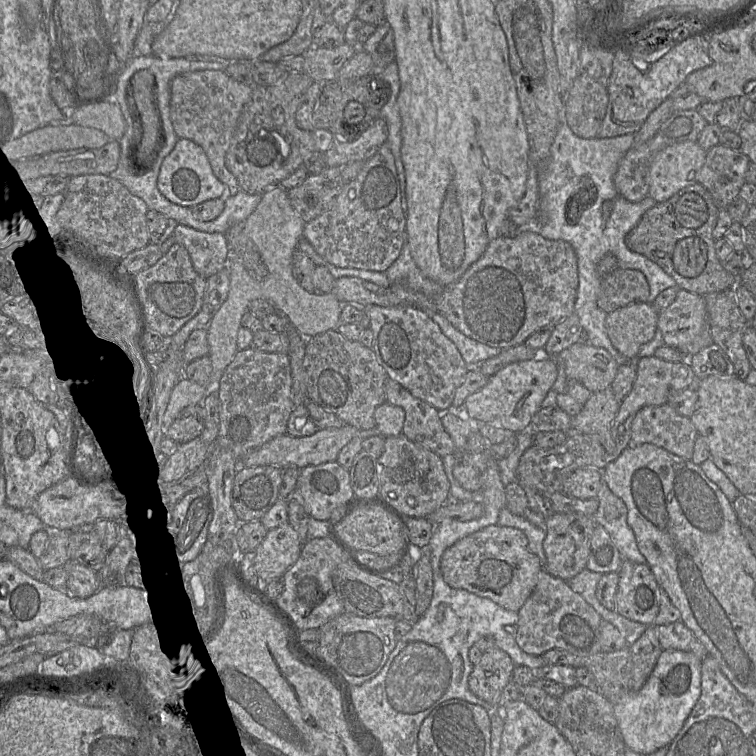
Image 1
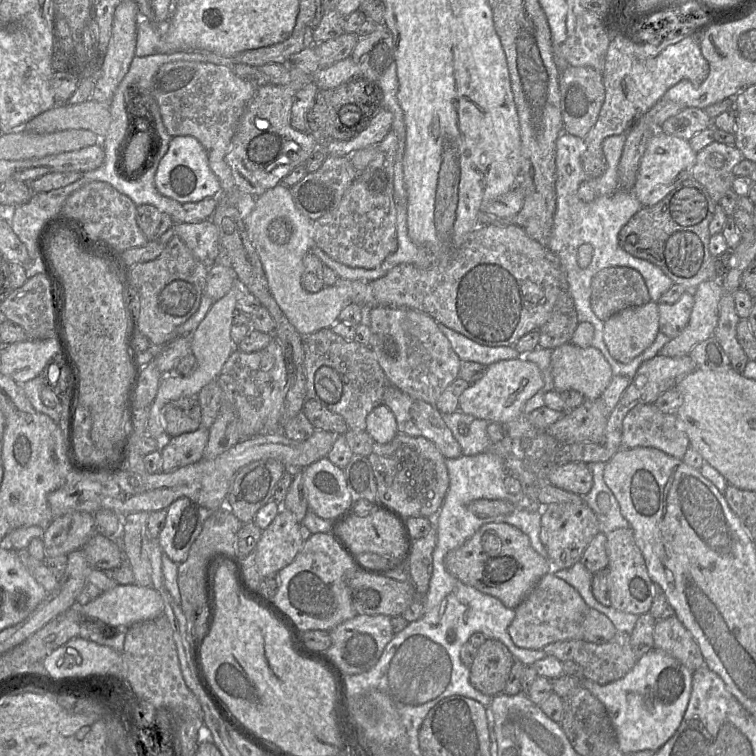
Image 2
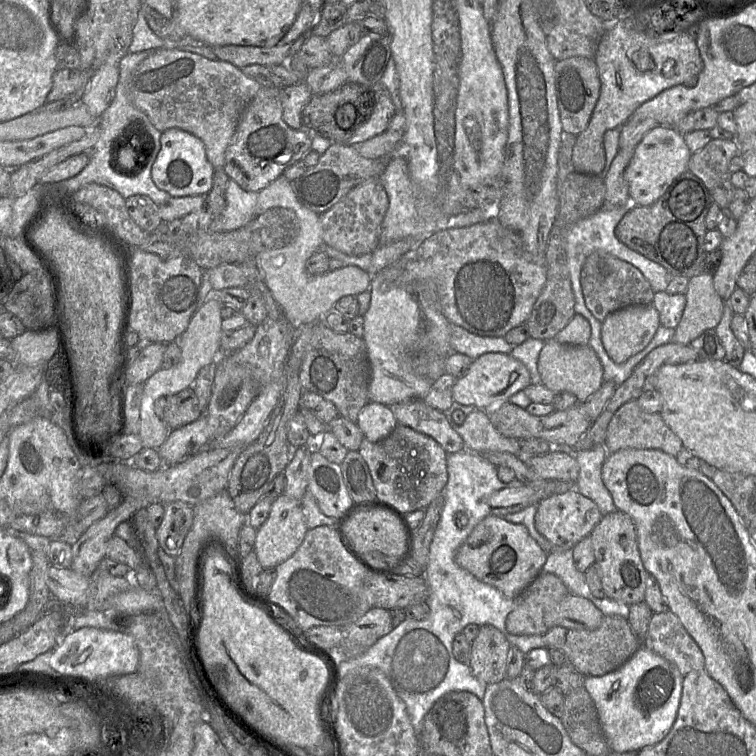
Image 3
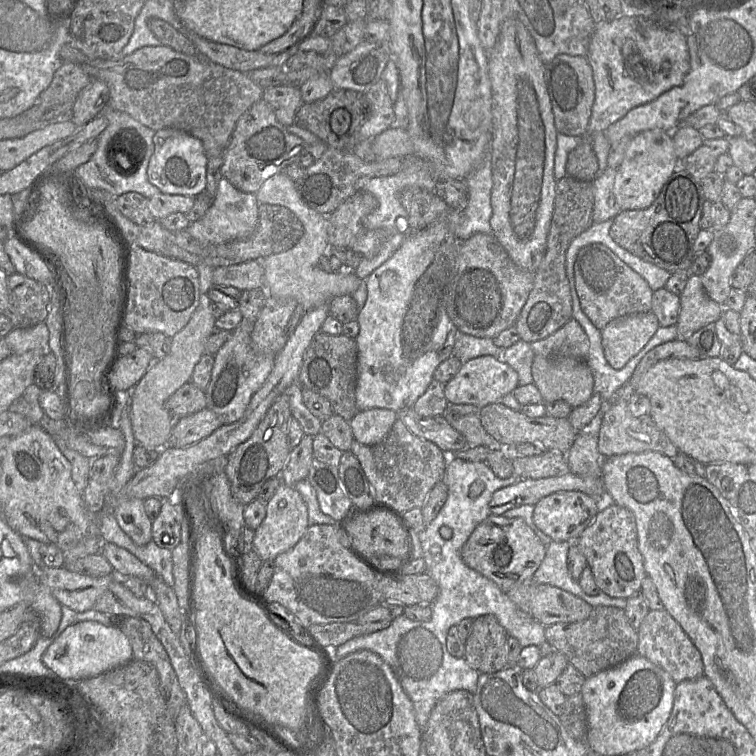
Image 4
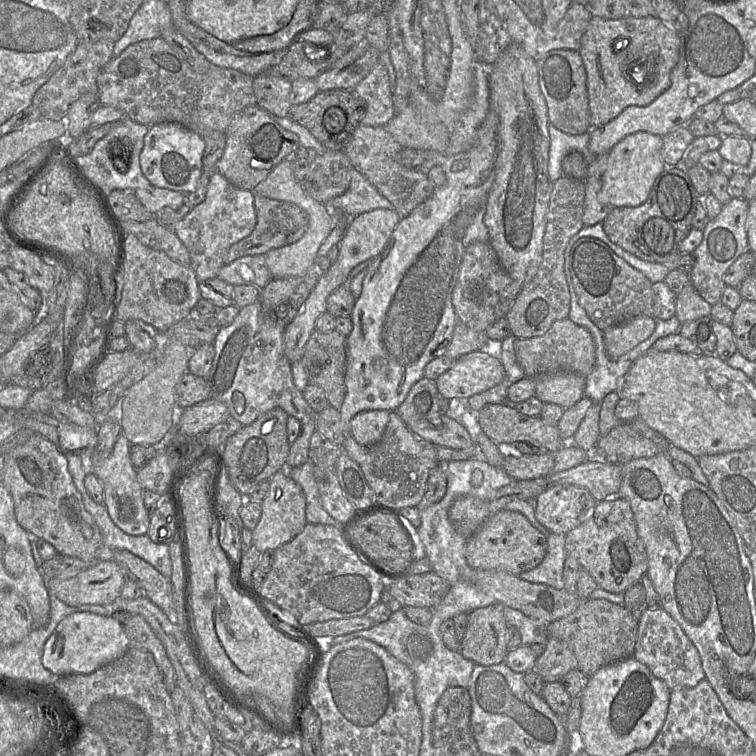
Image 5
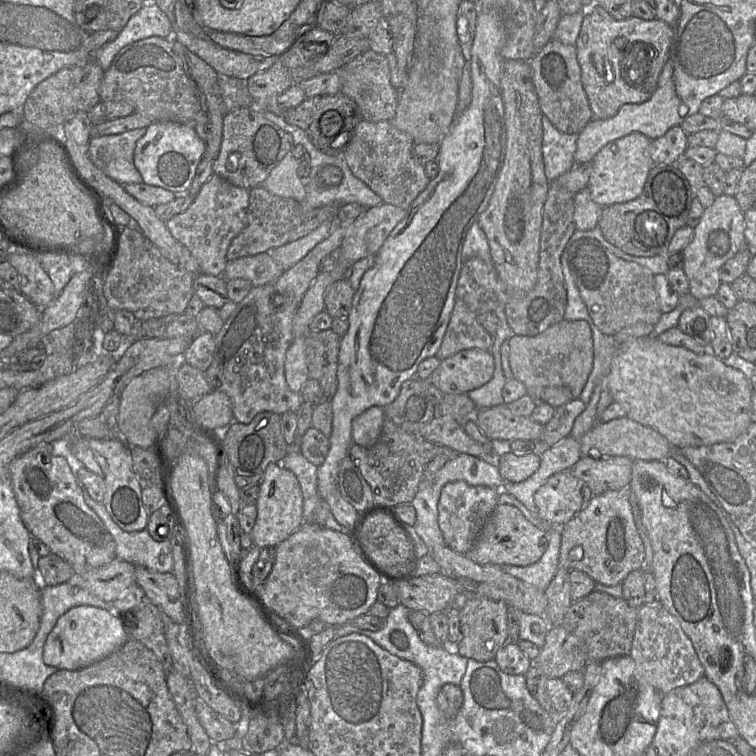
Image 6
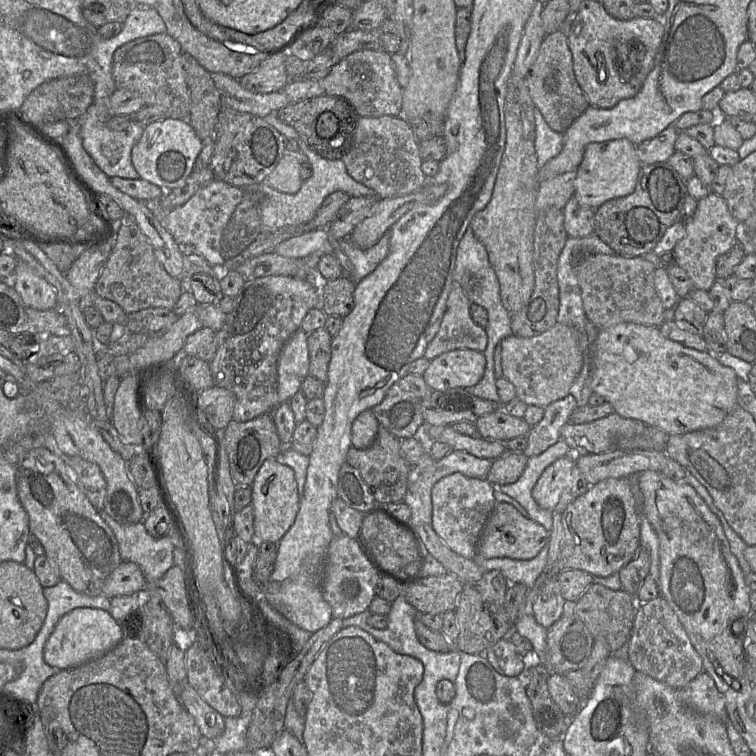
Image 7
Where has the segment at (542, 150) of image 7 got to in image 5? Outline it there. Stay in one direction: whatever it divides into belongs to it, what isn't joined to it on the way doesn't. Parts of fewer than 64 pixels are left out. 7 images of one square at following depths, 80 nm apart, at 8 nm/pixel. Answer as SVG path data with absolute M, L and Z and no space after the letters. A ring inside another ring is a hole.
M550 121L548 130L550 136L548 174L552 182L564 175L562 162L571 151L582 153L588 163L594 159L588 150L589 131L577 135L567 134L556 128Z

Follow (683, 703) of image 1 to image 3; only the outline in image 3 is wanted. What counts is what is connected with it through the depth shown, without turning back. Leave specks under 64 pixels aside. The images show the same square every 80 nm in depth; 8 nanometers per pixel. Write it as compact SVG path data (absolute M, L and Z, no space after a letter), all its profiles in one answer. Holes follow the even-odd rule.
M644 646L619 668L601 676L585 676L583 687L594 701L610 750L637 752L660 742L675 722L683 679L675 665Z

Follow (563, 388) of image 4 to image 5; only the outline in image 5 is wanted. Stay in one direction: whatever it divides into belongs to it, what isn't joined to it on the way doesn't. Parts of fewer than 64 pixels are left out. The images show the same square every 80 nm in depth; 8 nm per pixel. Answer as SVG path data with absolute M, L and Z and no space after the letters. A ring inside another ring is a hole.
M562 371L538 376L536 396L545 404L557 404L564 409L572 407L585 397L586 377Z

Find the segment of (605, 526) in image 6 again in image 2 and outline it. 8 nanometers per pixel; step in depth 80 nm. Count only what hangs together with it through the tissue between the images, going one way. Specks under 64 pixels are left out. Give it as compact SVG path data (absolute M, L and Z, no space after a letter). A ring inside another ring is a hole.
M631 527L610 531L606 533L606 537L607 587L611 606L635 615L649 612L655 594L655 585L648 575L644 557L635 542Z

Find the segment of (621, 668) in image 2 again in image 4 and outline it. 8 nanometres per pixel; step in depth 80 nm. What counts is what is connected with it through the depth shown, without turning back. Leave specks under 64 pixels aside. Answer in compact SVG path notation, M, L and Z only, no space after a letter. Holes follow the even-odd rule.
M613 606L593 607L590 615L583 621L547 625L545 637L585 677L622 663L636 653L638 645L637 630L629 623L625 611Z

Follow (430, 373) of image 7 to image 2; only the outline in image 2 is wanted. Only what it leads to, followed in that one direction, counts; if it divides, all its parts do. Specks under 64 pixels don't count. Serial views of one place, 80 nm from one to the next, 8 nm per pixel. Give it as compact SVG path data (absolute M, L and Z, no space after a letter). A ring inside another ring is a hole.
M523 357L498 361L487 366L484 376L461 394L459 408L476 418L505 424L522 415L526 402L543 386L543 374L537 364Z

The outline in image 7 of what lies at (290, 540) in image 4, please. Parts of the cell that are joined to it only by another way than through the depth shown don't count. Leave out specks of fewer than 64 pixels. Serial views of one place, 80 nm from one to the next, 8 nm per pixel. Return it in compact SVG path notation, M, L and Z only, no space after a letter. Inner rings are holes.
M268 458L258 470L251 488L255 540L278 543L294 523L299 510L300 497L294 471L277 458Z

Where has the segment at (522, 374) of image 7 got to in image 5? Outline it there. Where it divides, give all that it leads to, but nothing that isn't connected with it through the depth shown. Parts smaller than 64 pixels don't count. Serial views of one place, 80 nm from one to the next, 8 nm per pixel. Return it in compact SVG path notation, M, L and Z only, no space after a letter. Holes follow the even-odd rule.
M568 318L556 321L542 336L517 338L514 344L516 360L524 370L526 377L536 379L538 376L555 372L569 371L587 377L596 361L596 347L593 336L584 327Z

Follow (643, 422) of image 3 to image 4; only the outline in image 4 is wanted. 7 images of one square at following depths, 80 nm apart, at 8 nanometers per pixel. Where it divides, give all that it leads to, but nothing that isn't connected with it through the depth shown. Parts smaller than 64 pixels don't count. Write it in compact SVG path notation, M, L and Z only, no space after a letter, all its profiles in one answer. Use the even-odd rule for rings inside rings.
M619 397L611 403L603 416L598 441L598 451L602 458L645 451L659 452L672 459L677 456L679 453L677 447L656 425L649 414L640 417L631 414L628 408L629 399L630 397Z

